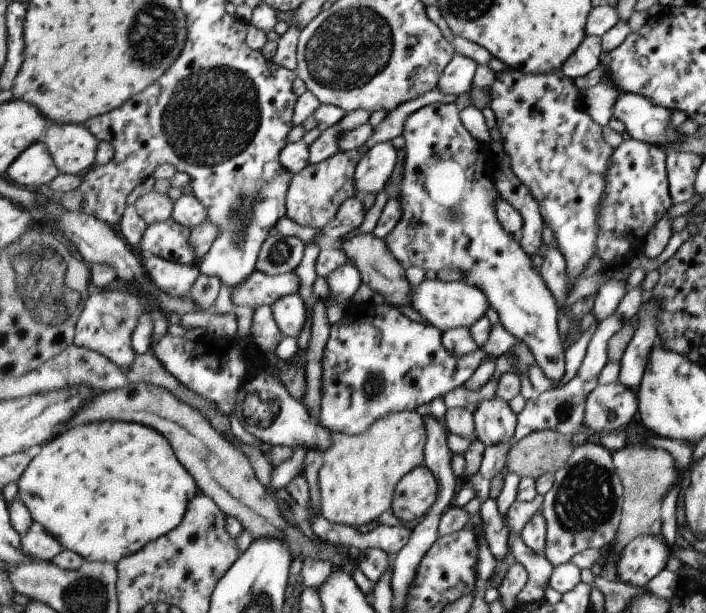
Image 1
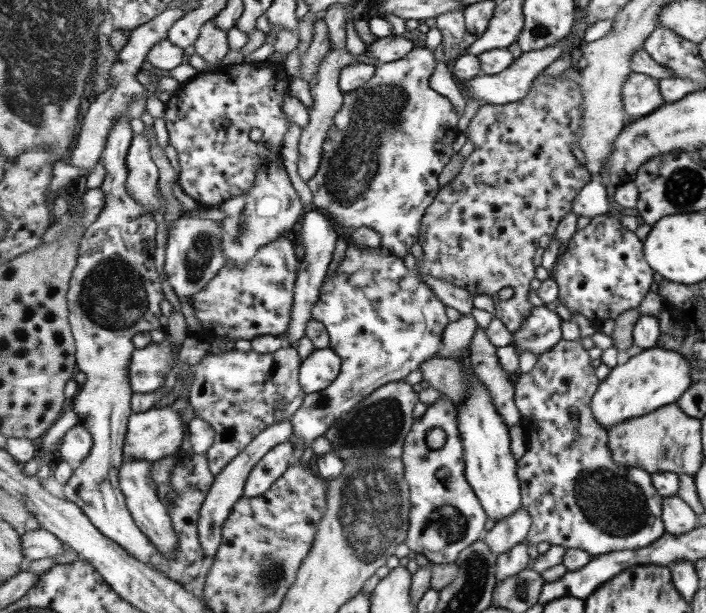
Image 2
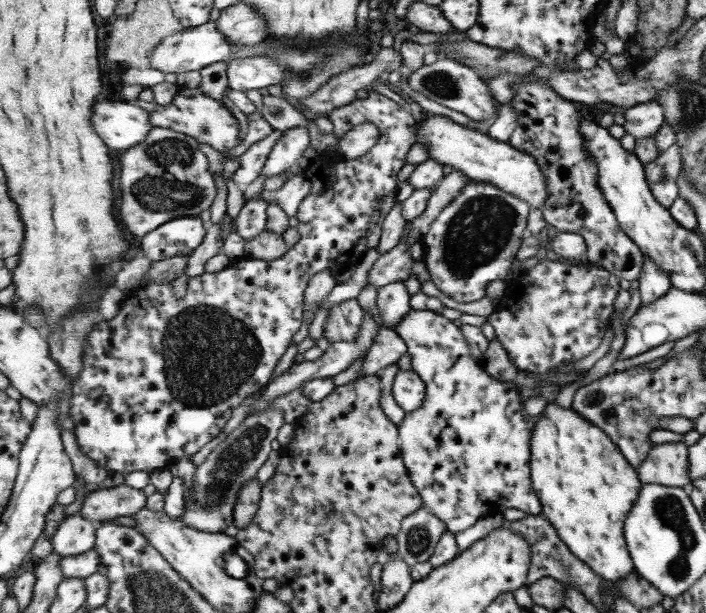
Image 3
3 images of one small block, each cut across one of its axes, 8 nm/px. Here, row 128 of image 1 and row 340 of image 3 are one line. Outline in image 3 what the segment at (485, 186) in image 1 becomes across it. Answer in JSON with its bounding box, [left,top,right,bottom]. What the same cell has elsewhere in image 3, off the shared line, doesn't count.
[395,309,543,534]

